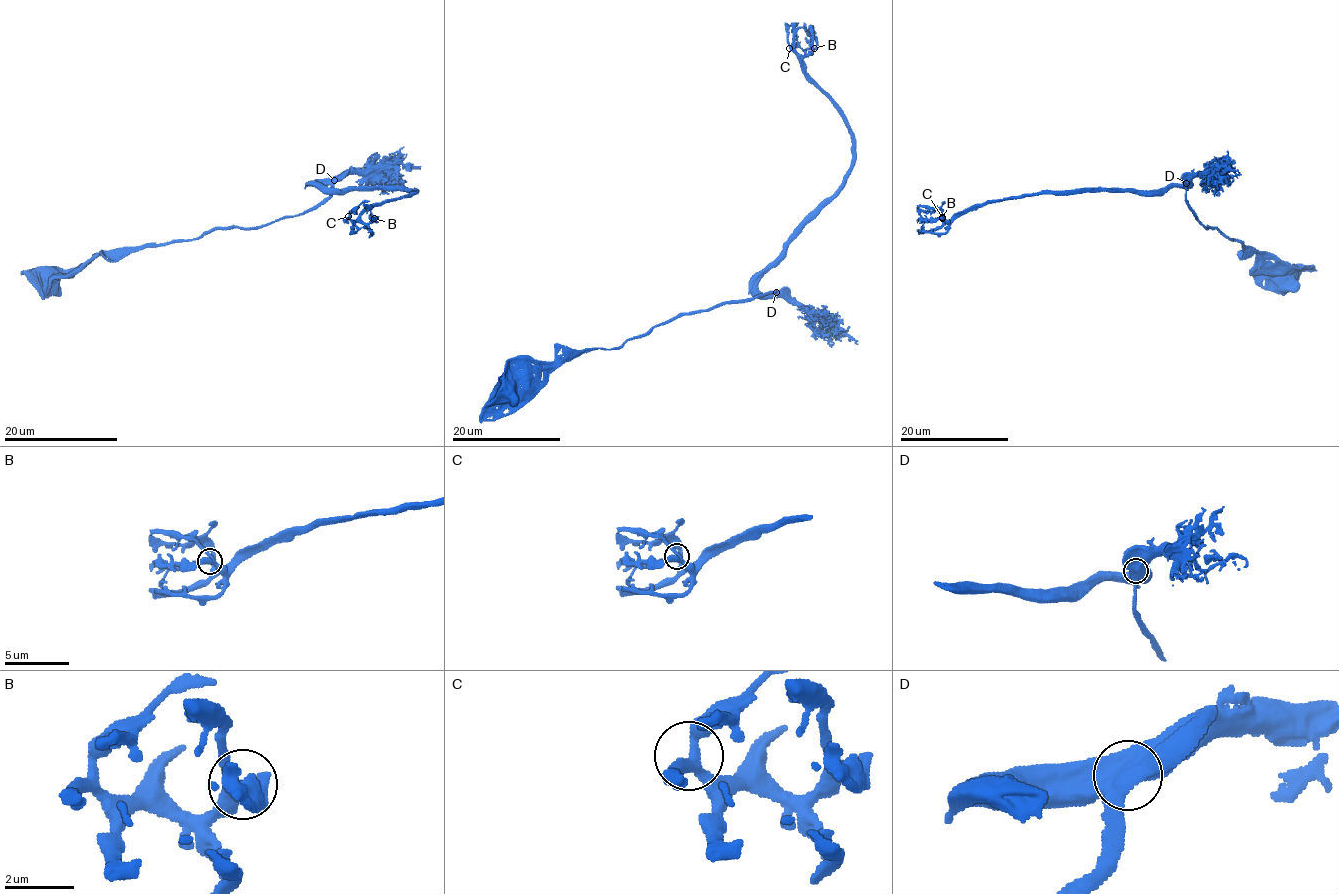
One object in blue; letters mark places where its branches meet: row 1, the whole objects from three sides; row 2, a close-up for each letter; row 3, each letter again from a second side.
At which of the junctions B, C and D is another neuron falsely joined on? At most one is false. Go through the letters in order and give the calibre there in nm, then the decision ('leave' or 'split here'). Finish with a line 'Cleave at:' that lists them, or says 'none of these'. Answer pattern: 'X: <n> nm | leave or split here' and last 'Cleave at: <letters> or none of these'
B: 320 nm | leave
C: 340 nm | leave
D: 550 nm | leave
Cleave at: none of these

